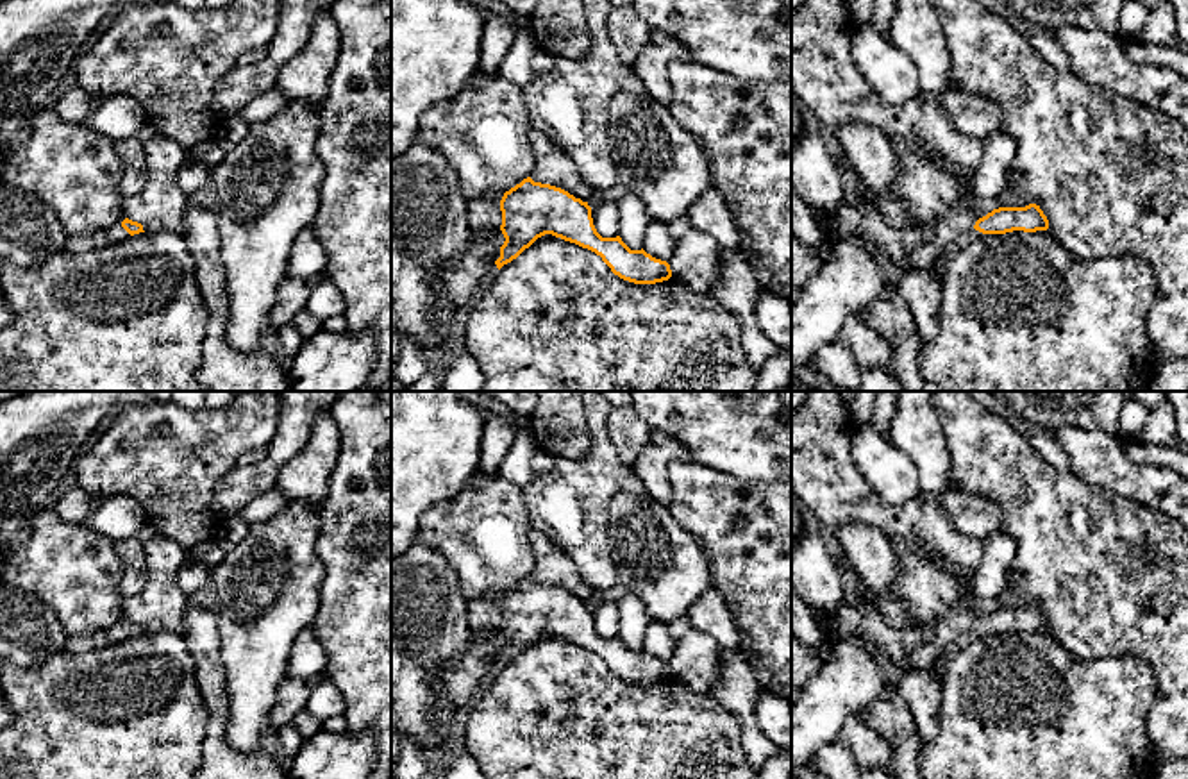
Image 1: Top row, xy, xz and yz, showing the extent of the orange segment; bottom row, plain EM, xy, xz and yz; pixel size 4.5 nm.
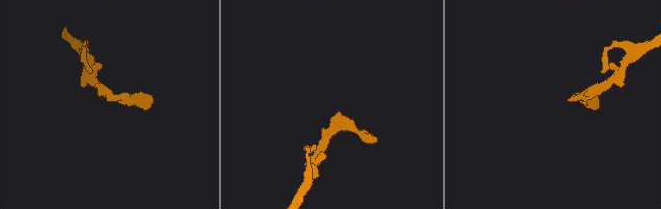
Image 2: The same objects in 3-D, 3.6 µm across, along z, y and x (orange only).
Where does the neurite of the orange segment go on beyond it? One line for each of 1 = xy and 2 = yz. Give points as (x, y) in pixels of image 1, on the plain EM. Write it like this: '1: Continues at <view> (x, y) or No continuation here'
1: Continues at xy (95, 642)
2: Continues at yz (965, 638)

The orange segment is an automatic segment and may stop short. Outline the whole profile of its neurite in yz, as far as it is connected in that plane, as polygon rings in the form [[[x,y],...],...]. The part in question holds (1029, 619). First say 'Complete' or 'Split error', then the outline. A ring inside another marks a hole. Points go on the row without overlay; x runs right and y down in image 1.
Split error. [[[1036,604],[1025,607],[999,607],[979,618],[972,631],[963,632],[938,659],[938,674],[943,677],[949,661],[968,643],[984,634],[1006,634],[1013,631],[1036,632],[1047,631],[1049,620]]]

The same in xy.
Split error. [[[125,618],[118,627],[68,638],[64,643],[64,652],[68,654],[100,652],[109,645],[120,643],[129,636],[134,636],[139,632],[145,632],[143,625]]]

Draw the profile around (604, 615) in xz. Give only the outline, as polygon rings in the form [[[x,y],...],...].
[[[602,602],[591,607],[591,618],[602,638],[616,638],[620,632],[618,609],[615,602]]]

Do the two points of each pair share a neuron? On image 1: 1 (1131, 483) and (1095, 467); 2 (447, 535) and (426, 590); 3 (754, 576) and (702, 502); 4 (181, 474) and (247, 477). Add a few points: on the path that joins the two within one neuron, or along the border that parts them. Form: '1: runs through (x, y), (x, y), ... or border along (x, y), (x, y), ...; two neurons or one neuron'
1: runs through (1122, 476), (1104, 467); one neuron
2: border along (417, 542), (438, 551), (452, 567), (461, 588); two neurons
3: runs through (758, 551), (751, 540), (720, 540), (717, 527); one neuron
4: border along (234, 465), (215, 490), (213, 508), (222, 517); two neurons

